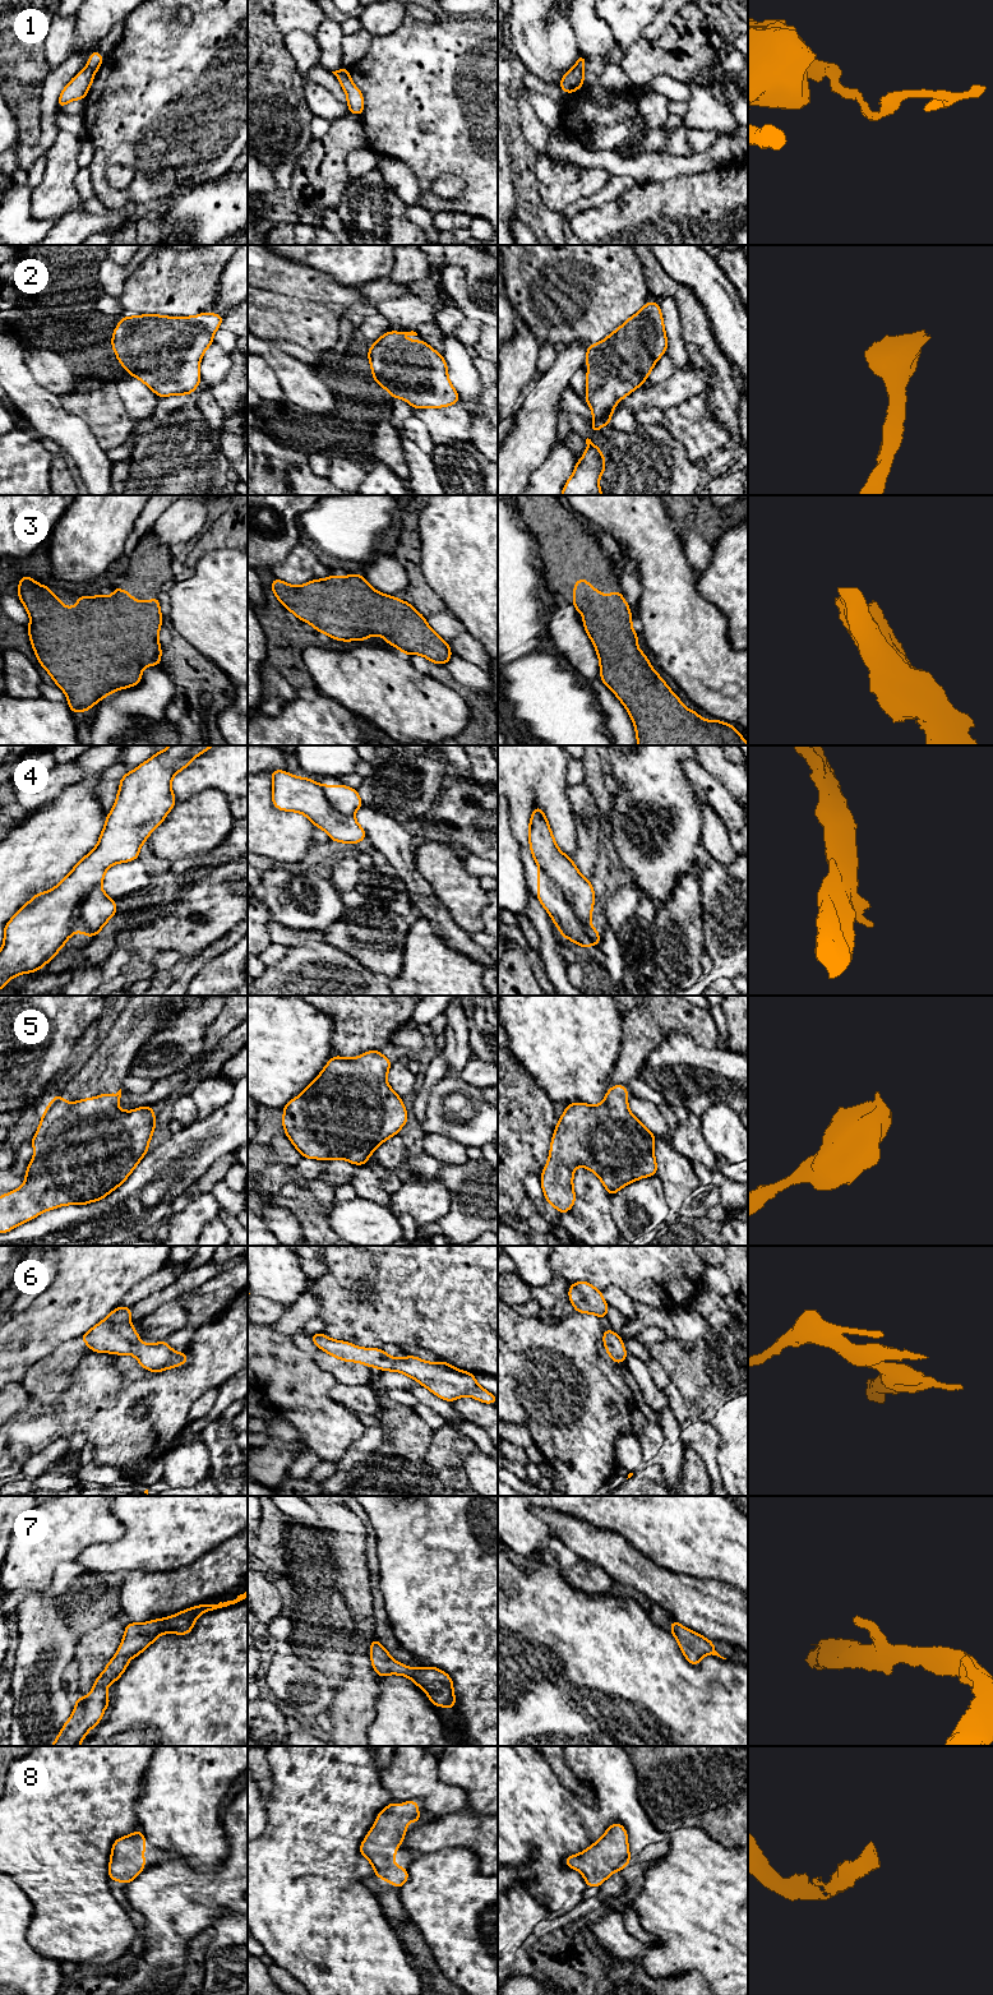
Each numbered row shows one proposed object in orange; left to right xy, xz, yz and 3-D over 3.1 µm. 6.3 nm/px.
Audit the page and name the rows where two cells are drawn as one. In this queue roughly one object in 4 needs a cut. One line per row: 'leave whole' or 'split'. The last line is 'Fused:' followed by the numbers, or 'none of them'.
1: split
2: leave whole
3: leave whole
4: split
5: leave whole
6: leave whole
7: leave whole
8: leave whole
Fused: 1, 4

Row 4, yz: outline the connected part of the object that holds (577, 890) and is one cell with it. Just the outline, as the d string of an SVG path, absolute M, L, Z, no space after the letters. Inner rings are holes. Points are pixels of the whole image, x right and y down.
M536 805L528 826L530 850L534 860L562 890L573 913L590 922L596 901L591 881L585 878L572 858L558 849L544 811Z

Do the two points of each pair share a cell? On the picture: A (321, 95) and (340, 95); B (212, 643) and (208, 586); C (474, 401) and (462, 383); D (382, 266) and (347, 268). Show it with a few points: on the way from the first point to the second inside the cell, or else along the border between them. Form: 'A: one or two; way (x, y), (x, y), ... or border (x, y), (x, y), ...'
A: two; border (306, 81), (322, 84), (346, 105)
B: one; way (212, 629), (212, 600)
C: one; way (471, 397), (466, 387)
D: one; way (373, 266), (356, 266)

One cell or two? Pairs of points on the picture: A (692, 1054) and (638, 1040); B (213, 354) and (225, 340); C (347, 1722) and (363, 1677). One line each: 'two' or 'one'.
A: two
B: two
C: one

